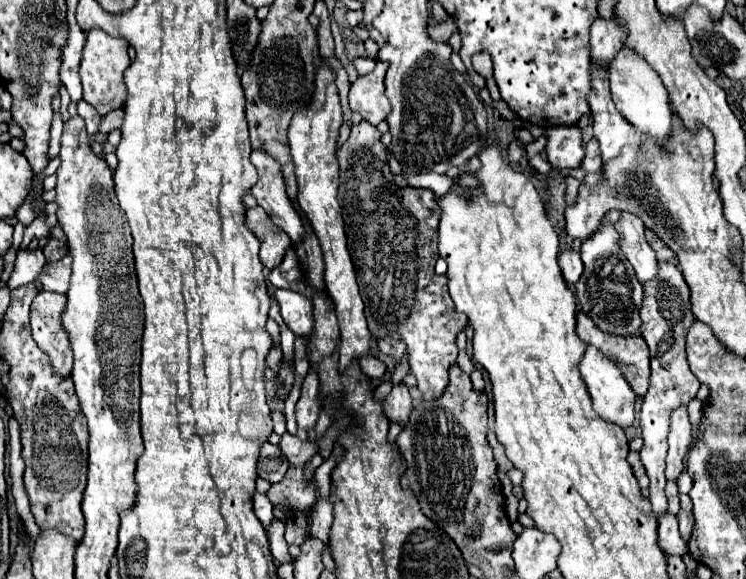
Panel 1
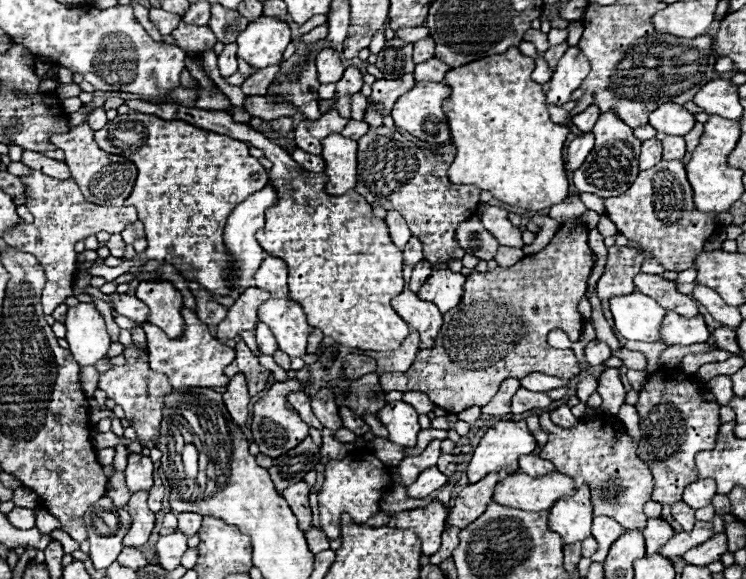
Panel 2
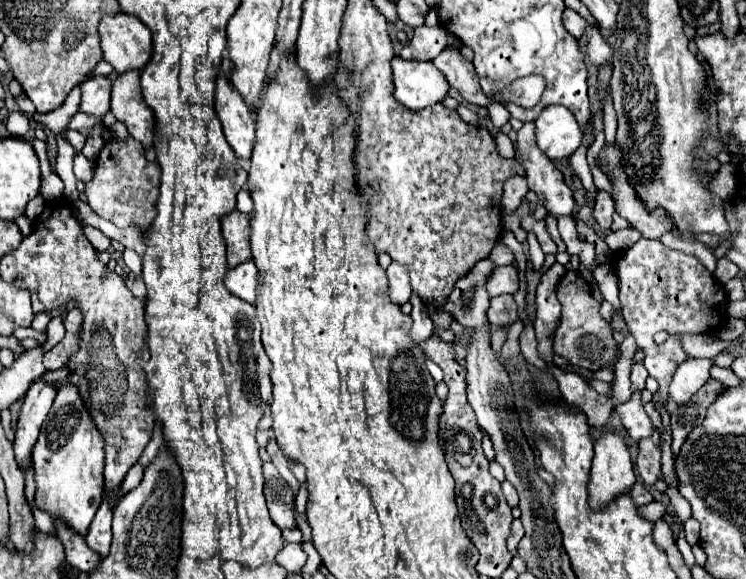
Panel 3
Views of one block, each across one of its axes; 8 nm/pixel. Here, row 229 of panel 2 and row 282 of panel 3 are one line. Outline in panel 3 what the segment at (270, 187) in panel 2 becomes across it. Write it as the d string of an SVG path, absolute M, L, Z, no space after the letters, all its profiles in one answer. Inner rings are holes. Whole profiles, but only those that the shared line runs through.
M250 260L246 264L240 264L238 268L228 270L224 284L234 296L254 304L254 300L258 296L258 286L260 286L260 272L258 272L256 264Z

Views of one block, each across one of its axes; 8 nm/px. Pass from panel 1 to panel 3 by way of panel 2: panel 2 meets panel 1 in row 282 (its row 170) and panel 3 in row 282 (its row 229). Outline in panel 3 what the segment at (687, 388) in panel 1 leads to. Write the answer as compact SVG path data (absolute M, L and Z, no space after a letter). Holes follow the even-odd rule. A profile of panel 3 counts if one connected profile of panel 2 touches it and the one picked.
M640 238L634 246L622 250L614 258L612 266L618 276L622 314L630 324L638 348L644 352L644 366L648 374L660 384L658 392L654 394L654 404L666 406L672 374L684 360L690 358L682 348L682 340L678 334L706 334L718 328L722 324L722 304L724 320L728 318L728 292L714 280L714 276L702 266L696 256L670 250L658 240ZM662 330L668 332L668 340L656 344L654 334Z

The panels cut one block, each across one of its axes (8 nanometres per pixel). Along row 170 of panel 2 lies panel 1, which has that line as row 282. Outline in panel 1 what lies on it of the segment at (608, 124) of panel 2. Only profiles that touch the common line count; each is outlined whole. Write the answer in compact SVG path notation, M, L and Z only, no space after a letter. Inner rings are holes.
M604 224L602 230L584 240L580 254L584 262L584 272L574 288L582 312L586 312L586 316L590 316L594 324L604 332L640 336L638 308L642 304L642 286L632 264L622 256L622 250L618 248L618 232L614 232L614 226Z

